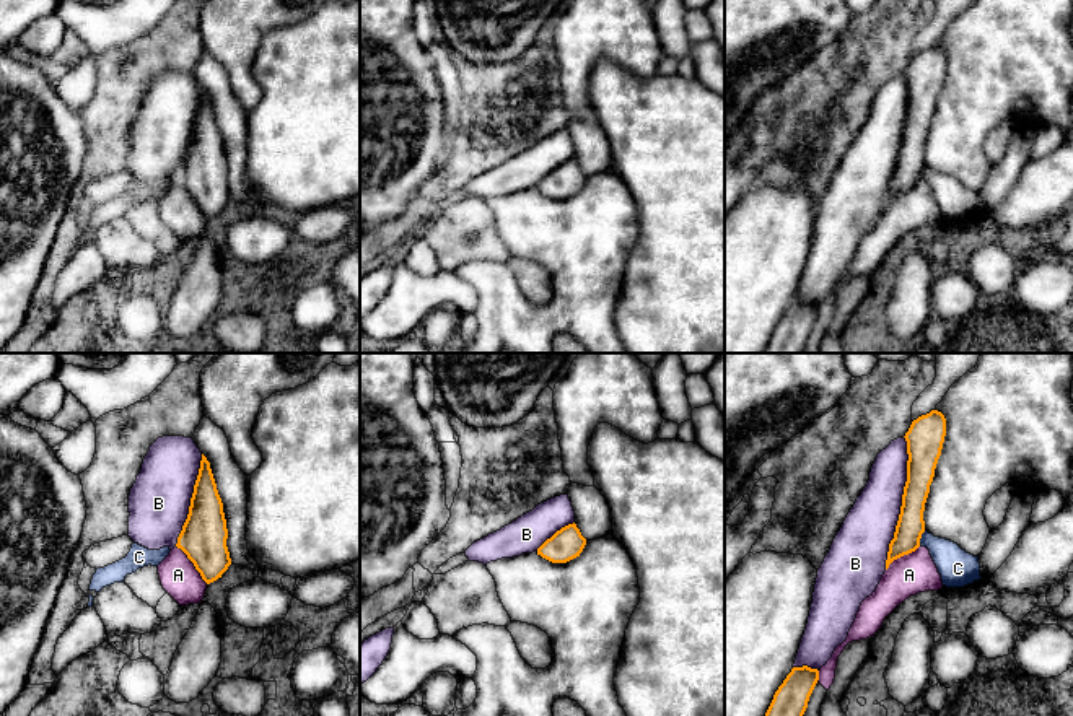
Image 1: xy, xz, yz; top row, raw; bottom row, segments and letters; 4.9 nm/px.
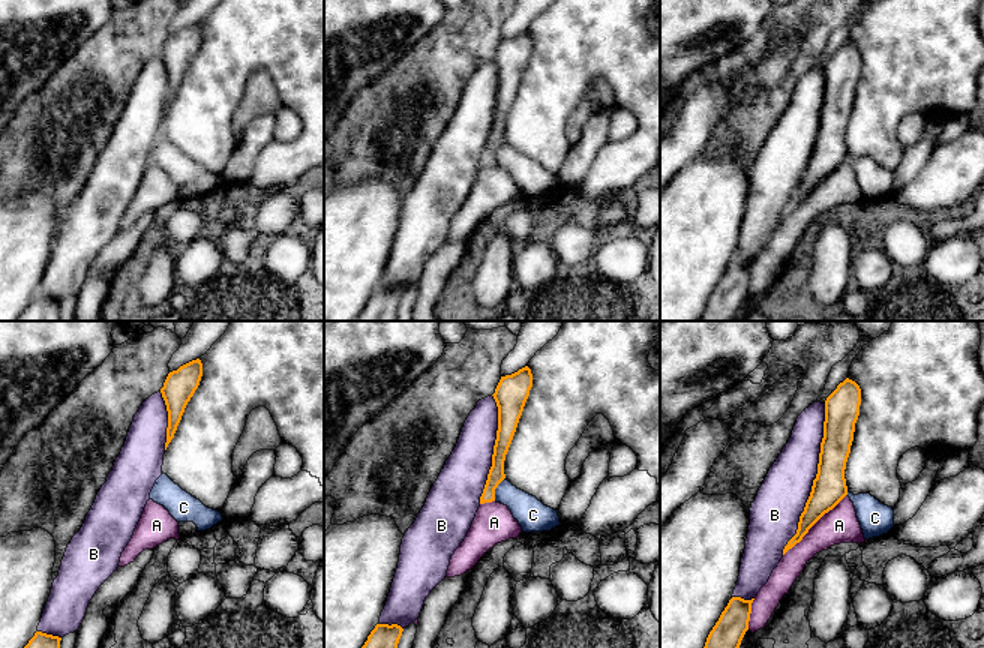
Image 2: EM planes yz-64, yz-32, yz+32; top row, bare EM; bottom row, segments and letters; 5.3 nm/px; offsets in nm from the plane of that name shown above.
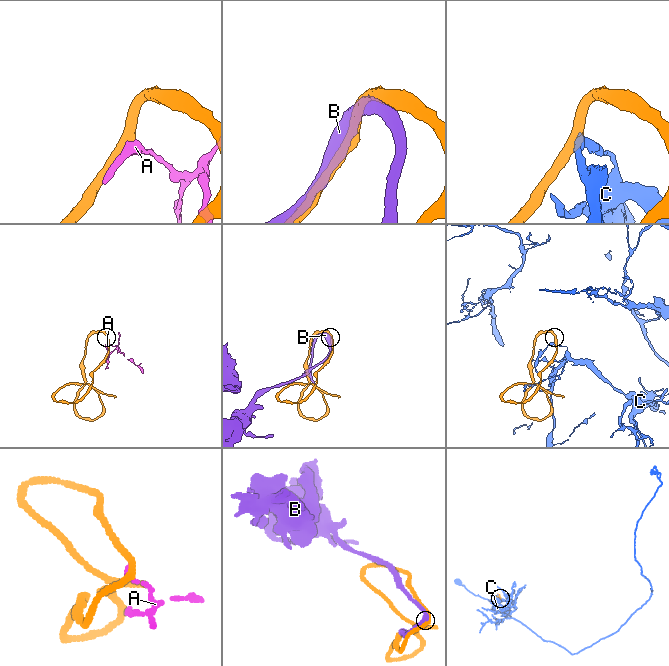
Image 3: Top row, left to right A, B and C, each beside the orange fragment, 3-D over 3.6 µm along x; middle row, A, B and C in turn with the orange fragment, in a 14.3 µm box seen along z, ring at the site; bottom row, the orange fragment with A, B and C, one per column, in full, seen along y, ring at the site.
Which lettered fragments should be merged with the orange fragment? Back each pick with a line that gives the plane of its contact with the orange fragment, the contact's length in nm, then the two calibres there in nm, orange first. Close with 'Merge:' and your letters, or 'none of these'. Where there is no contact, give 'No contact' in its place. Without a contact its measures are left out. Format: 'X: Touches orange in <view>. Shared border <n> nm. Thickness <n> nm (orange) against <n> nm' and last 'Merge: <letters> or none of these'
B: Touches orange in yz. Shared border 650 nm. Thickness 140 nm (orange) against 260 nm
Merge: B

